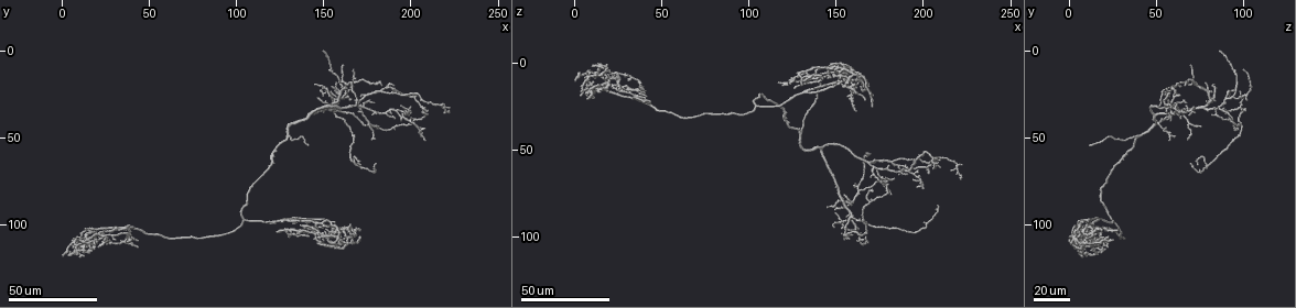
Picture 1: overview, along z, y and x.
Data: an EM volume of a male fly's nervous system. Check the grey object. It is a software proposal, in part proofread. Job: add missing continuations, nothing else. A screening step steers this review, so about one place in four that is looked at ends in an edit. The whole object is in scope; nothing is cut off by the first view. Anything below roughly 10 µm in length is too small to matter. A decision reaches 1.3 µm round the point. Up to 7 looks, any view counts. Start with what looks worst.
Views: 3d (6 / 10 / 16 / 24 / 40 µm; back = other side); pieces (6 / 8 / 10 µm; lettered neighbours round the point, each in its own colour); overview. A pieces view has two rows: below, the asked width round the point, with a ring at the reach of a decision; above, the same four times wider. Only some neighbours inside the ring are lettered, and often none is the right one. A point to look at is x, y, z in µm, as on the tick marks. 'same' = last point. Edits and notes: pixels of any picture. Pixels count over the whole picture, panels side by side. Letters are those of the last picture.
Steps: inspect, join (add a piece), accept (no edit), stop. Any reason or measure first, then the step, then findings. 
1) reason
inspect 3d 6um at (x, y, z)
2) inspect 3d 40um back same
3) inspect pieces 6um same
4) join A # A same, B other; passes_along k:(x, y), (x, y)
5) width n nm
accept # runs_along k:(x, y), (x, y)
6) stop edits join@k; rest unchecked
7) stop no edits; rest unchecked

an open end
inspect 3d 24um at (141, 53, 11)

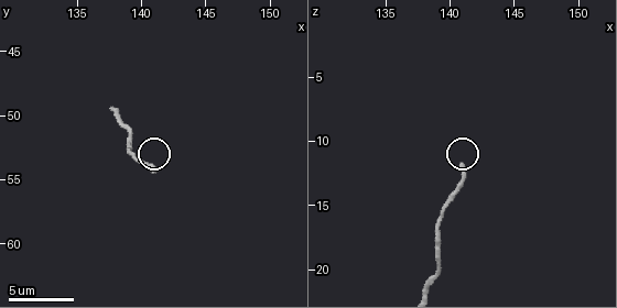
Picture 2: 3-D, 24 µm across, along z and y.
see the neighbours
inspect pieces 10um at (141.0, 54.6, 11.8)

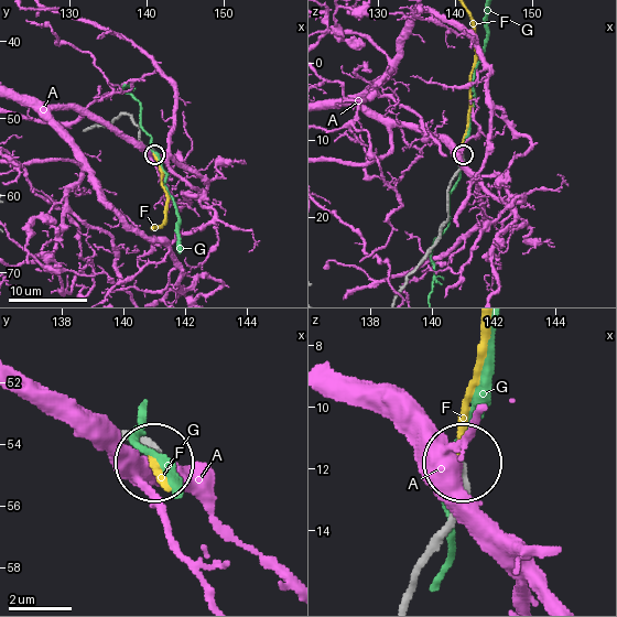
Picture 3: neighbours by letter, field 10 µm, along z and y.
join F # A other, F same, G other; the neuron continues

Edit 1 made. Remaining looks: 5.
inspect overview

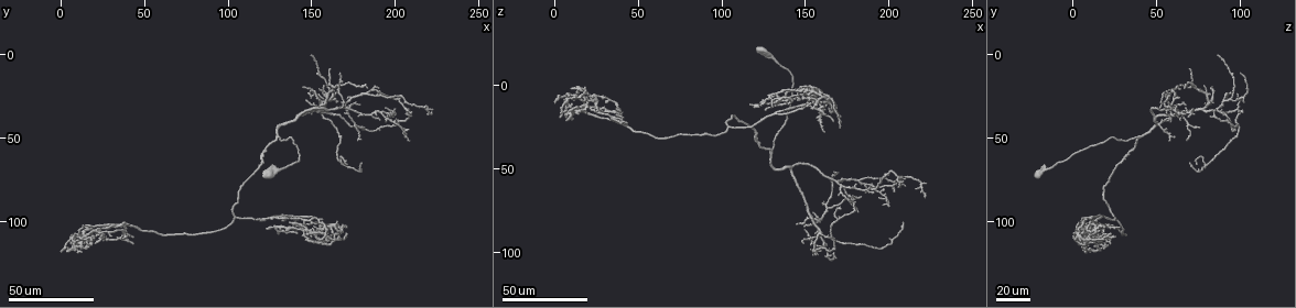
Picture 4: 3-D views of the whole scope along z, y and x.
long arm stops here
inspect 3d 40um at (118, 99, 12)

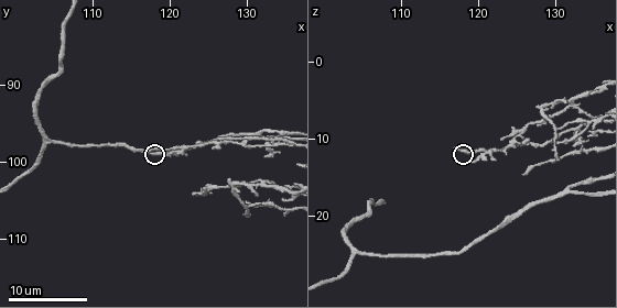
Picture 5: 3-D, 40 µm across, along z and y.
inspect pieces 6um at (117.0, 98.5, 11.5)

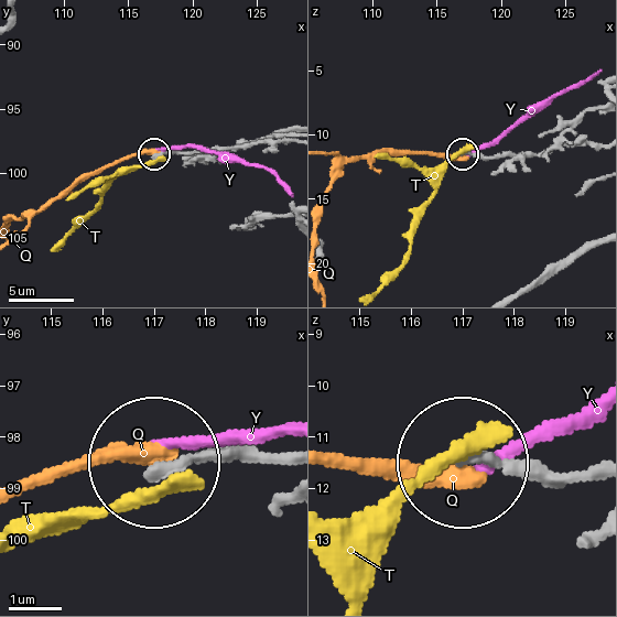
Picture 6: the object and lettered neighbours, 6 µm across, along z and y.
accept # Q other, T other, Y other; runs_along 6:(290, 141), (255, 141), (235, 148), (157, 154); no lettered piece goes on from it

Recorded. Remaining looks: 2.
branch stops here
inspect 3d 24um at (162, 104, 27)

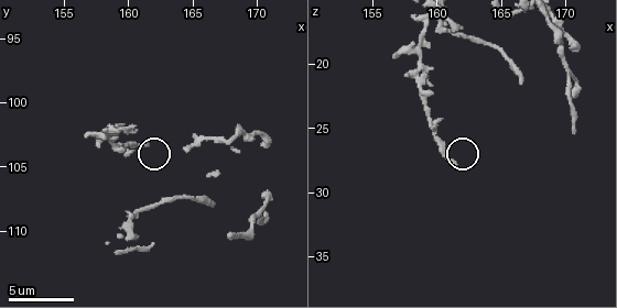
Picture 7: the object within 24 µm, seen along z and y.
inspect pieces 6um at (161.4, 103.2, 27.8)

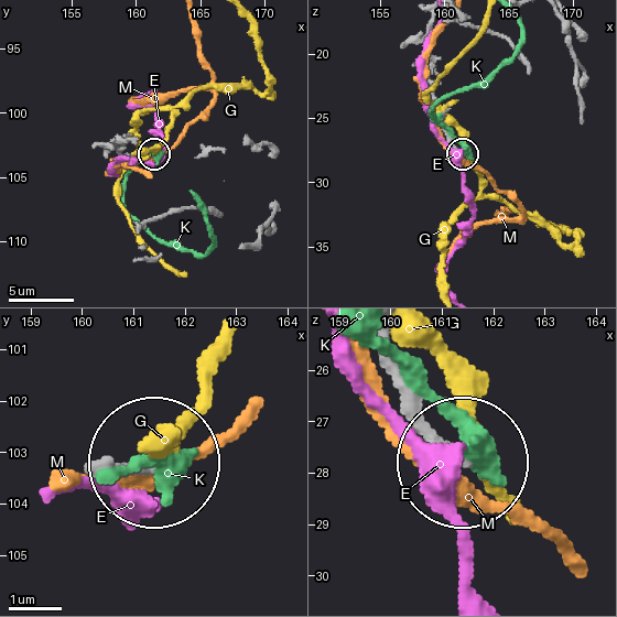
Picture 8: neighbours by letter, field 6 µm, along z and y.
accept # E other, G other, K other, M other; none of them fits

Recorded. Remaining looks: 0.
stop edits join@3; rest unchecked

